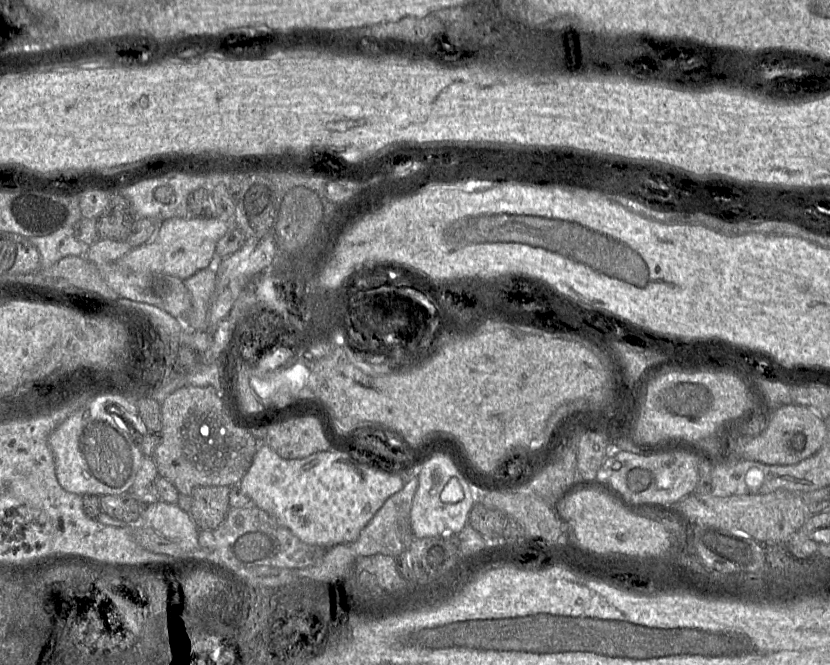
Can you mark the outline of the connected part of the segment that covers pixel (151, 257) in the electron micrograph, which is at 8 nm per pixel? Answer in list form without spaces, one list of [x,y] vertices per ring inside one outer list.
[[[215,217],[169,218],[162,222],[158,236],[154,241],[132,248],[132,250],[125,254],[120,261],[115,263],[122,265],[124,268],[132,272],[160,272],[177,277],[184,281],[198,271],[209,267],[211,260],[216,253],[218,241],[229,231],[232,226],[232,223],[228,223]]]

